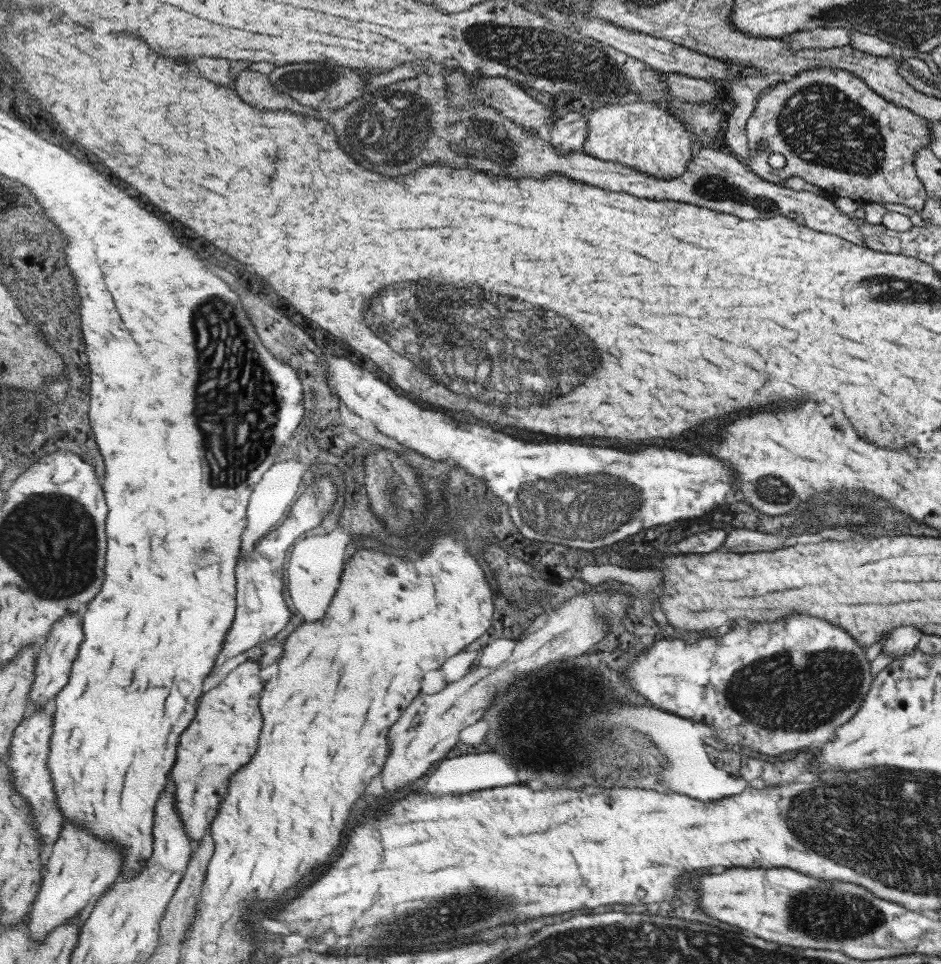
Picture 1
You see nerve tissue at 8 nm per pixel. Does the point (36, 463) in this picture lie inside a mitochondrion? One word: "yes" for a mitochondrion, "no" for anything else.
no

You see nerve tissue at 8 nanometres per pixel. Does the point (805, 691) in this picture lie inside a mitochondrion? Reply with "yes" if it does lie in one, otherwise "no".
yes

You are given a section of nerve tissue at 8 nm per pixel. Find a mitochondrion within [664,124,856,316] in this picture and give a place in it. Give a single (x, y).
(713, 188)

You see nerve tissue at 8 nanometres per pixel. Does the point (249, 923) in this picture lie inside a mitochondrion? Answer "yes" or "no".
no

